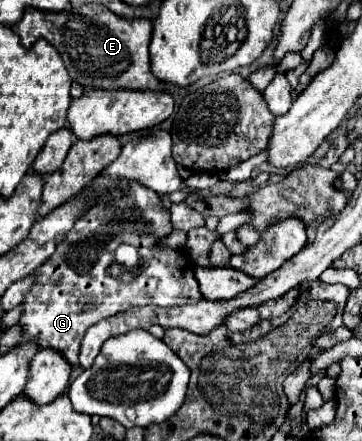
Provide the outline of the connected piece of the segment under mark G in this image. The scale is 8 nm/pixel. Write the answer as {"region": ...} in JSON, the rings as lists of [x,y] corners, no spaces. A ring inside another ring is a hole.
{"region":[[[139,183],[131,185],[129,195],[119,201],[113,201],[113,205],[109,201],[107,201],[107,205],[105,203],[95,205],[85,217],[81,217],[75,223],[75,227],[67,233],[67,237],[57,245],[55,253],[37,269],[39,279],[37,279],[35,287],[25,295],[25,299],[23,299],[25,313],[19,319],[19,323],[23,325],[23,341],[37,339],[39,347],[53,347],[53,349],[61,351],[71,365],[79,365],[81,339],[83,339],[85,331],[91,325],[99,323],[101,319],[107,319],[115,313],[127,311],[131,307],[141,307],[141,305],[169,307],[169,305],[203,301],[199,285],[193,275],[195,263],[189,257],[181,255],[177,249],[157,249],[155,247],[155,243],[161,237],[169,235],[171,231],[173,229],[171,229],[171,221],[169,221],[169,211],[163,207],[159,195]],[[121,243],[135,245],[139,249],[139,257],[143,261],[143,263],[139,263],[141,273],[131,283],[119,283],[121,271],[119,271],[119,263],[113,257],[113,251]]]}

